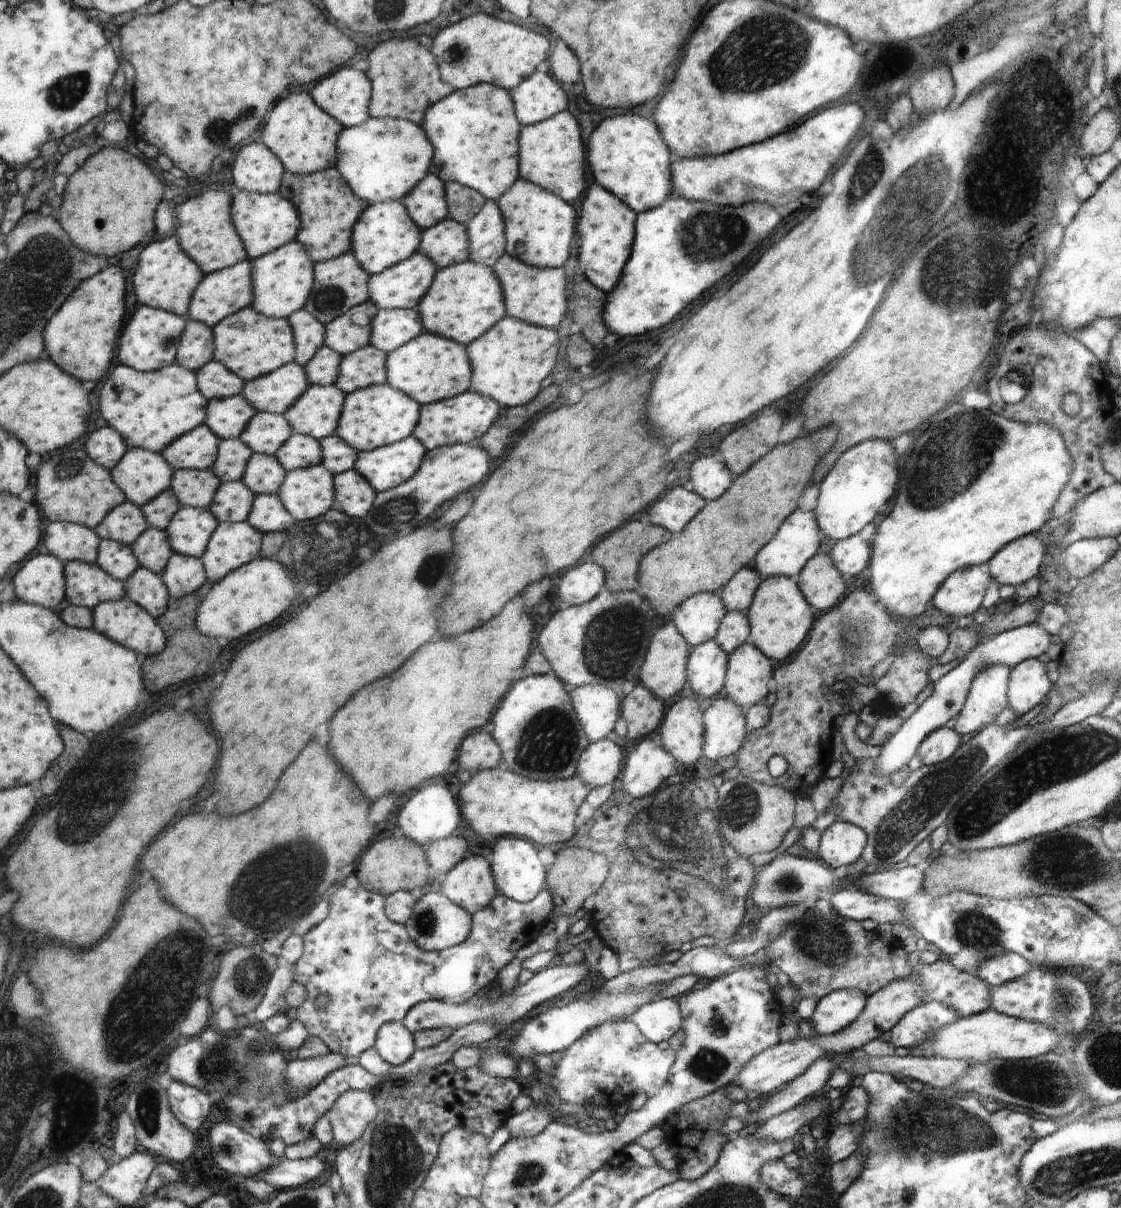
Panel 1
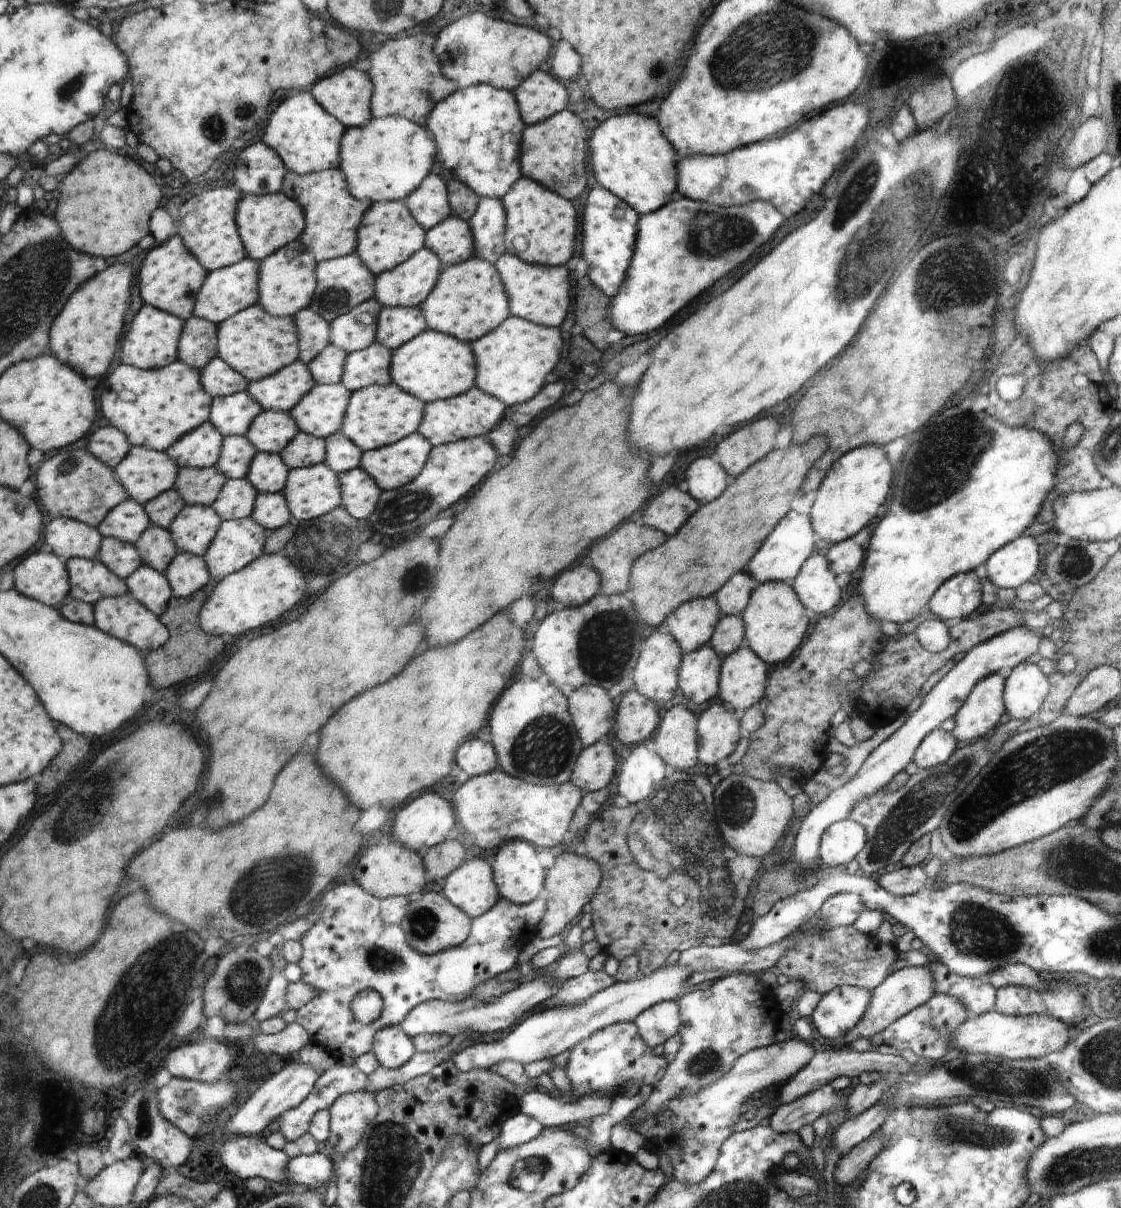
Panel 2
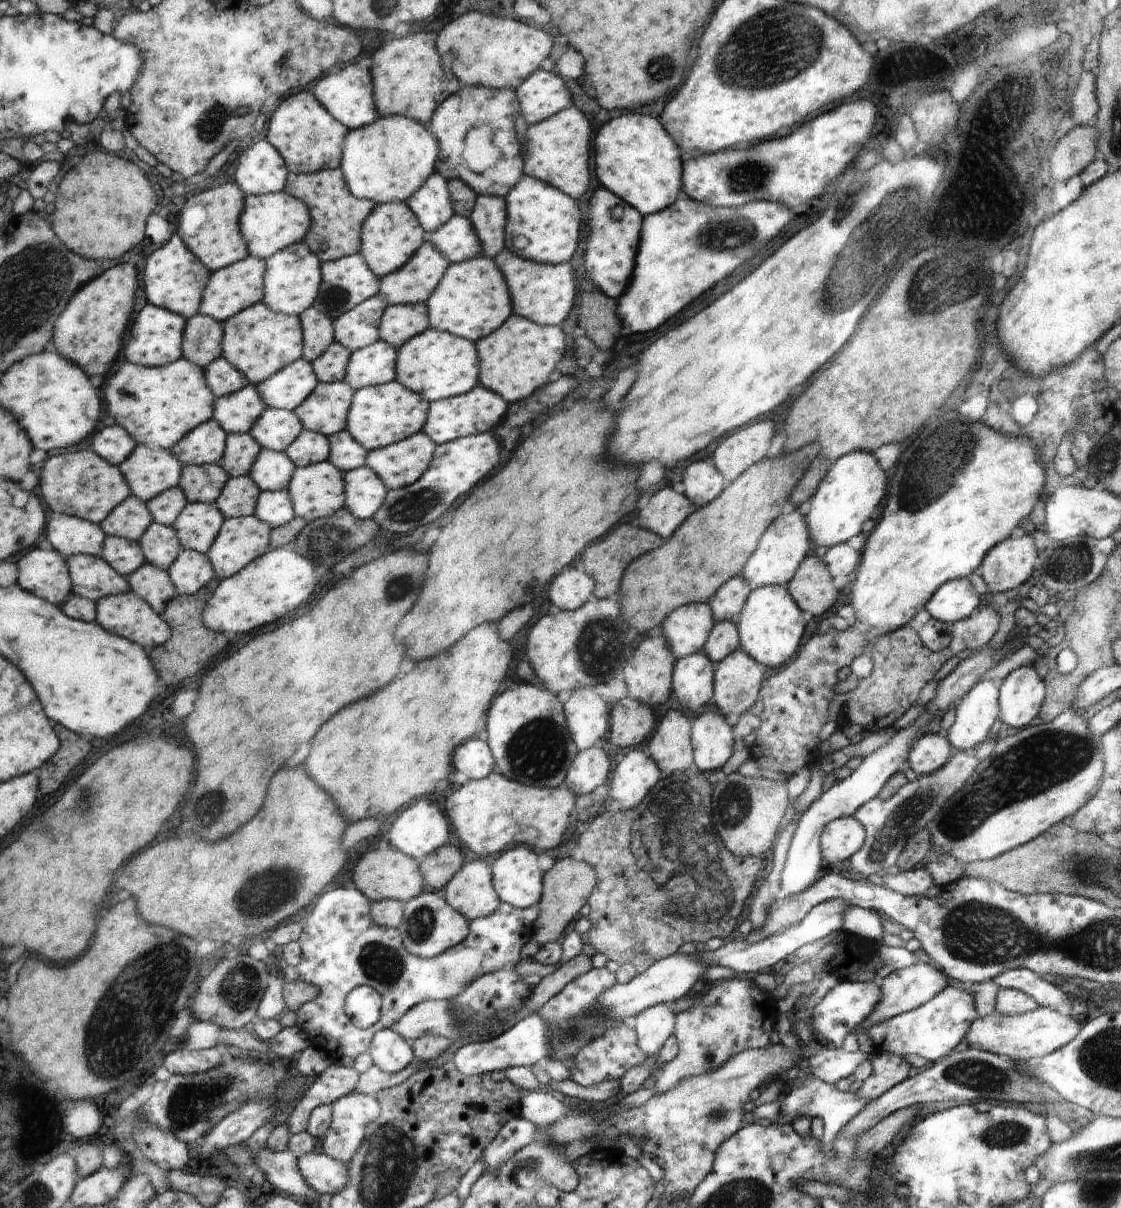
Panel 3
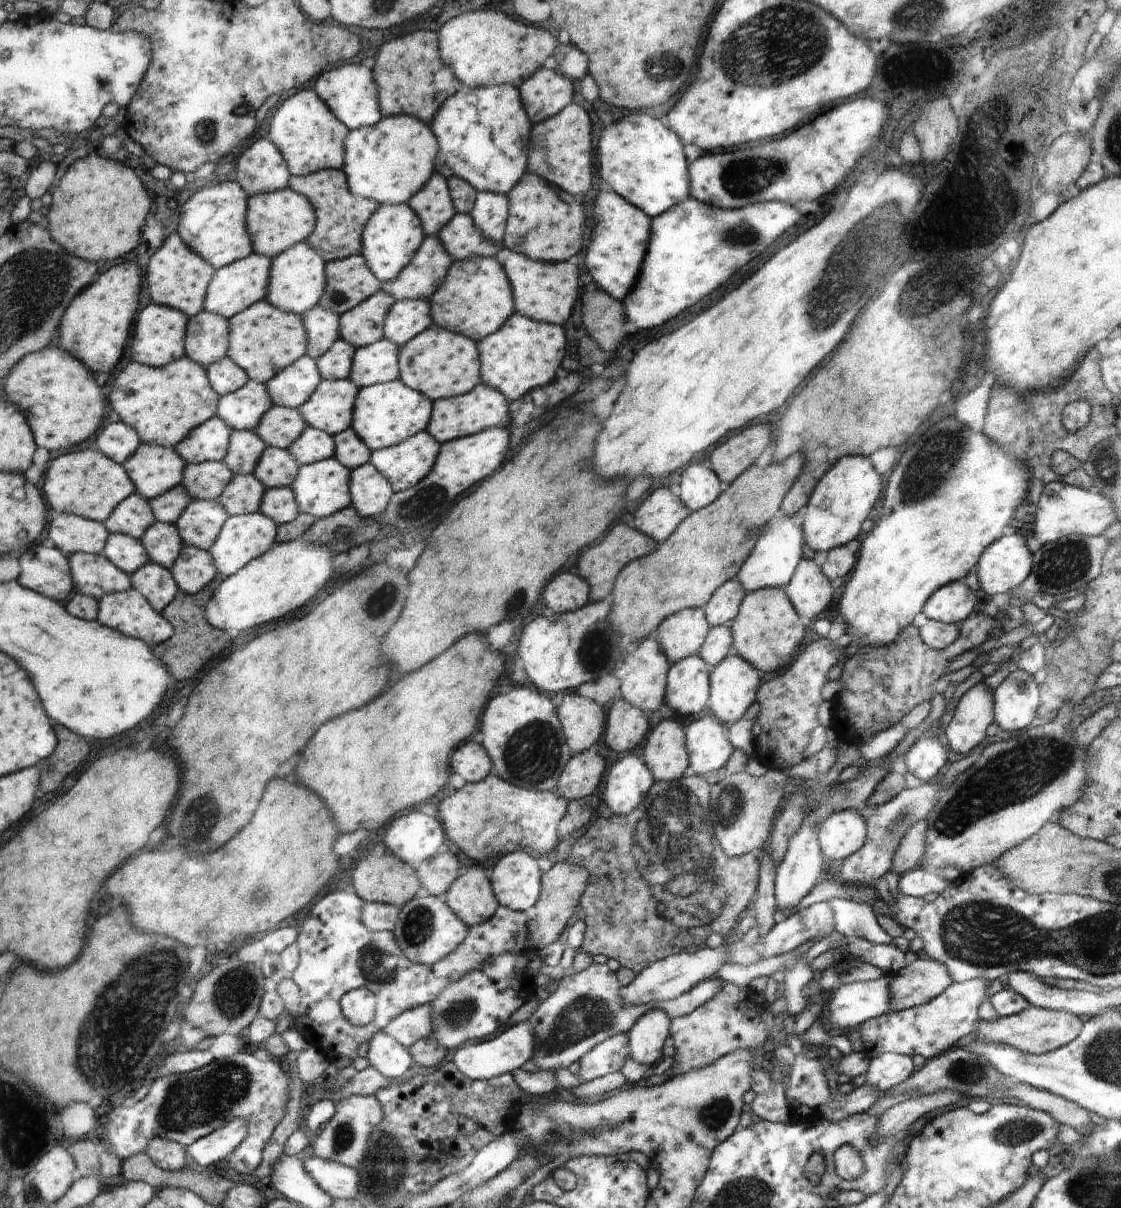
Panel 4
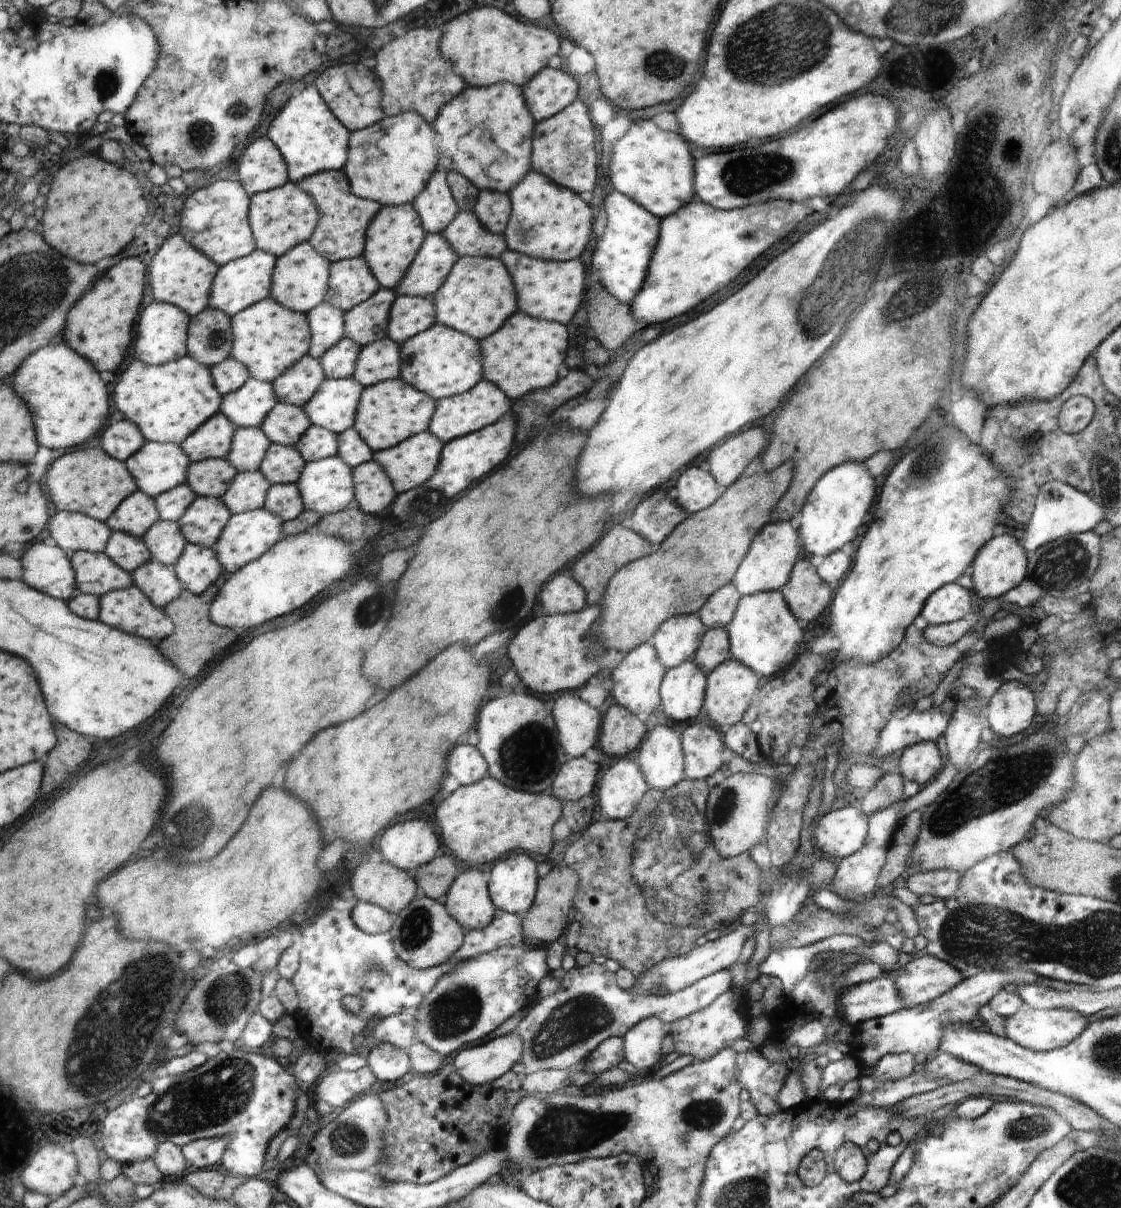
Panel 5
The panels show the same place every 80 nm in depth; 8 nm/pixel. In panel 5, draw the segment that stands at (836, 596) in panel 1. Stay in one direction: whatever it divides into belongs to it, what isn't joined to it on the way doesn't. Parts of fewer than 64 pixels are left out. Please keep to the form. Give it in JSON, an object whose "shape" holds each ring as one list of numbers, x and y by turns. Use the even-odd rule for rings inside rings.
{"shape":[[807,556,794,564,789,583,780,592,785,596,786,604,794,616,803,623,816,620,830,604,832,594,825,581,818,576]]}

